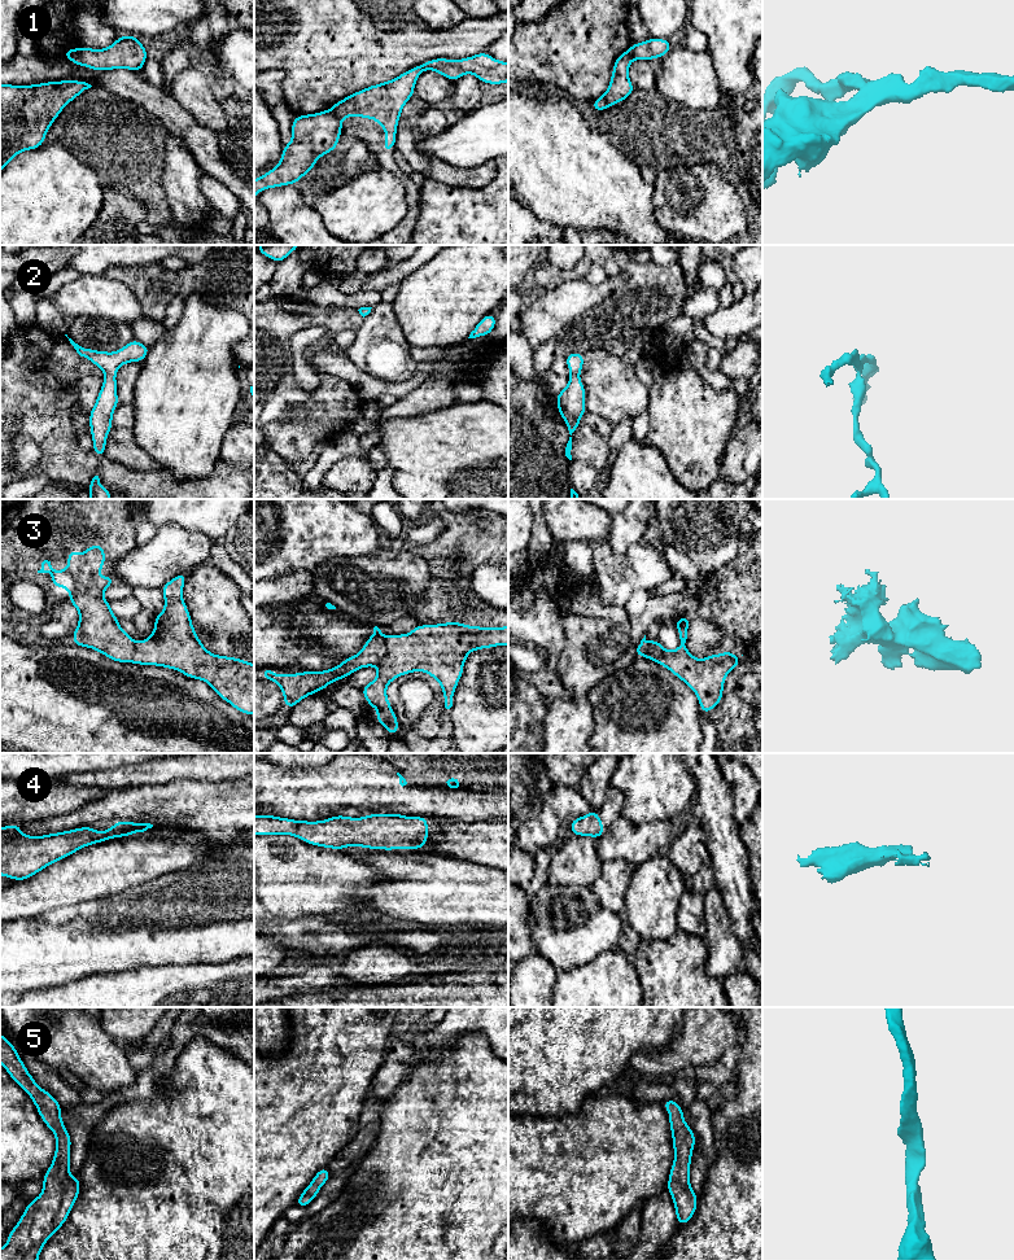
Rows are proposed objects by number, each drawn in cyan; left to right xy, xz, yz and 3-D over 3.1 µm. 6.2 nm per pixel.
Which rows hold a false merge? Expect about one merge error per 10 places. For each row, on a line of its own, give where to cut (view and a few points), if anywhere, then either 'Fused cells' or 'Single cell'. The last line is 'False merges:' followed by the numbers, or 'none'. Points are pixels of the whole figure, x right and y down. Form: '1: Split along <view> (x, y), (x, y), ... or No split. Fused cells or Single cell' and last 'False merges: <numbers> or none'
1: Split along xy (79, 48), (70, 60). Fused cells
2: No split. Single cell
3: Split along xz (385, 638), (385, 656), (376, 665). Fused cells
4: Split along xz (392, 814), (398, 816). Fused cells
5: No split. Single cell
False merges: 1, 3, 4

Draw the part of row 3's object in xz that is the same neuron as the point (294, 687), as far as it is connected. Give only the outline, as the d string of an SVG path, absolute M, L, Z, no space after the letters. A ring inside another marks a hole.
M375 626L360 652L345 659L340 665L323 671L300 671L297 674L274 674L272 668L262 669L262 678L277 683L284 705L292 709L306 696L323 691L328 684L345 679L358 669L377 665L386 655L383 631Z

